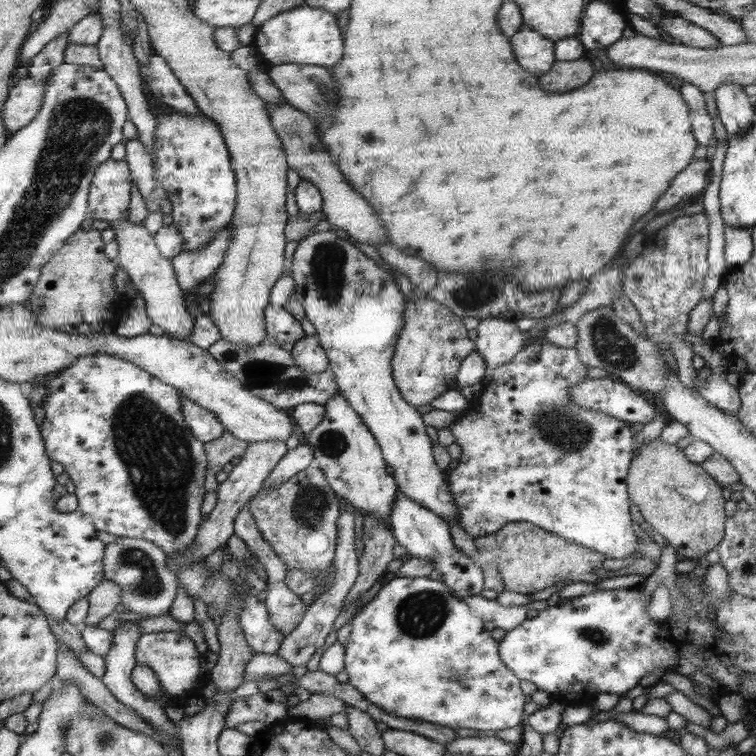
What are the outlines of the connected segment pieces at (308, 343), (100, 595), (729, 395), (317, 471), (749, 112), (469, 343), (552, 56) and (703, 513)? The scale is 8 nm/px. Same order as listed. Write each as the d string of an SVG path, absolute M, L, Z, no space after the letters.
M304 335L302 341L291 350L295 365L308 374L320 374L329 370L329 358L315 336Z
M103 580L87 597L89 611L84 619L86 626L98 626L121 604L122 589L113 580Z
M710 375L705 381L695 380L694 389L701 393L711 405L728 413L736 414L741 403L739 387L730 385L725 375Z
M306 467L286 483L258 492L248 506L264 540L289 568L296 567L314 578L334 564L340 502L321 468Z
M720 84L713 90L717 104L717 115L729 136L742 136L753 121L755 105L738 84Z
M416 296L405 304L405 326L398 335L392 358L394 380L410 404L430 404L437 396L456 388L461 364L474 350L476 341L468 337L461 317L438 301Z
M523 27L510 37L512 51L521 68L537 78L546 75L556 60L556 43L532 29Z
M658 437L637 448L629 472L629 494L648 523L648 528L650 530L654 528L664 536L681 561L698 561L717 547L722 542L722 536L725 536L724 522L728 522L728 517L724 514L724 498L720 486L716 484L710 473L707 473L701 465L691 461L676 444L666 444Z

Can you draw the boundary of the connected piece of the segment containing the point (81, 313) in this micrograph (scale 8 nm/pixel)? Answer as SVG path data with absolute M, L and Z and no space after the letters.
M79 228L65 246L53 256L51 262L45 264L41 279L38 280L37 287L27 302L40 325L58 328L58 332L80 332L80 334L89 335L104 328L110 322L116 322L112 320L114 310L118 312L122 308L116 304L119 294L114 292L114 286L112 286L112 274L116 270L116 263L112 262L108 256L104 256L104 251L105 246L100 238L100 230Z

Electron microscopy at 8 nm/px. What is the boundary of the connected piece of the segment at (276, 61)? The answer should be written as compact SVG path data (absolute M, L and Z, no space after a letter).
M302 6L278 14L264 22L256 31L255 45L261 66L302 64L334 69L344 54L344 38L337 17L320 8Z

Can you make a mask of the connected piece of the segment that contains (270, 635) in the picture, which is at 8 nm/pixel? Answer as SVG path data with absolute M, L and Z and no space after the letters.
M247 592L241 607L240 626L250 648L258 654L276 655L281 650L285 636L274 628L269 619L268 605Z

